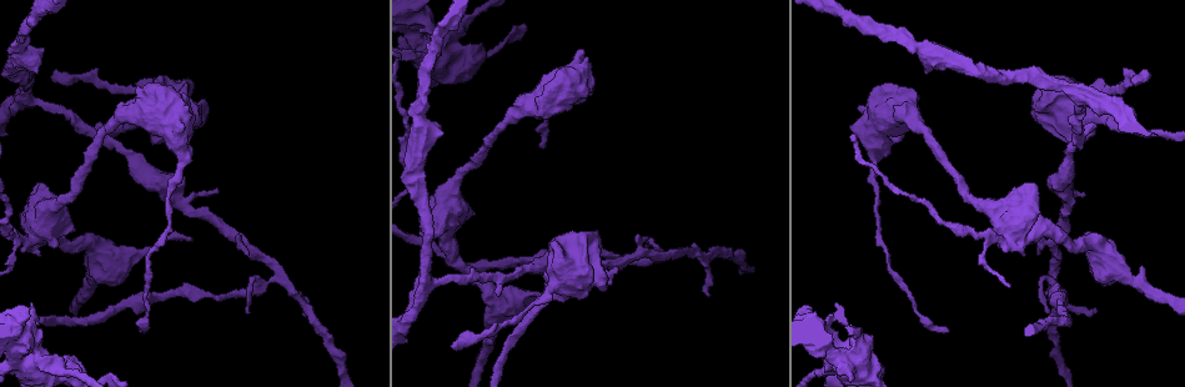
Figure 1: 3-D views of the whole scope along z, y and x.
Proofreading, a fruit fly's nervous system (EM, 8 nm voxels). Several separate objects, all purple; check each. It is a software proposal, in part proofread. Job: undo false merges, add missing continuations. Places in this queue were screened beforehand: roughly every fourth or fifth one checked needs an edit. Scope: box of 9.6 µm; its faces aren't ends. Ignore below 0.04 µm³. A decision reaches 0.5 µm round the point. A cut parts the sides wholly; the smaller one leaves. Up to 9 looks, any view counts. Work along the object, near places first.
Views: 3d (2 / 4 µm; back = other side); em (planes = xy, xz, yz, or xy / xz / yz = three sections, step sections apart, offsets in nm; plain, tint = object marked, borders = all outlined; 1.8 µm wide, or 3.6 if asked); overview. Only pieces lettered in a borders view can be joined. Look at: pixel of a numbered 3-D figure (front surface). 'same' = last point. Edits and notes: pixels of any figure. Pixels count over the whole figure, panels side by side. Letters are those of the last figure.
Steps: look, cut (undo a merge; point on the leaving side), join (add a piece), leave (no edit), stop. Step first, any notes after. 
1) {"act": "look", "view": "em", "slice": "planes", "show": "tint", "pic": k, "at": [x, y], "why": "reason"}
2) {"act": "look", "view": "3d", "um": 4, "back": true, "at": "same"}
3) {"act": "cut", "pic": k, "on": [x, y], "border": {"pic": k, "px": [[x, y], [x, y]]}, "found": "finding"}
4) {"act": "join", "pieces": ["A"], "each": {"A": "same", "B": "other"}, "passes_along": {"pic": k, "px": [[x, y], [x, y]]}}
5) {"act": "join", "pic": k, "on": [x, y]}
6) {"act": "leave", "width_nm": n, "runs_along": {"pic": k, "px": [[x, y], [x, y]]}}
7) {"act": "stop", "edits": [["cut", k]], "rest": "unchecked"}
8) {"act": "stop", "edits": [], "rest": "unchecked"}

{"act": "look", "view": "em", "slice": "planes", "show": "borders", "pic": 1, "at": [618, 270], "why": "an open end"}

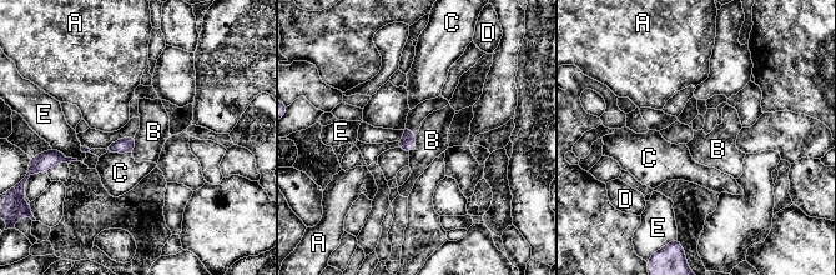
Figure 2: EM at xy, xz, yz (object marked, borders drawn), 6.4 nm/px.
{"act": "leave", "each": {"A": "other", "B": "other", "C": "other", "D": "other", "E": "other"}, "border": {"pic": 2, "px": [[135, 135], [135, 148], [131, 153]]}, "found": "none of them fits"}

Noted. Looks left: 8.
{"act": "look", "view": "em", "slice": "xz", "step": 16, "show": "borders", "pic": 1, "at": [603, 291], "why": "stops while still wide"}

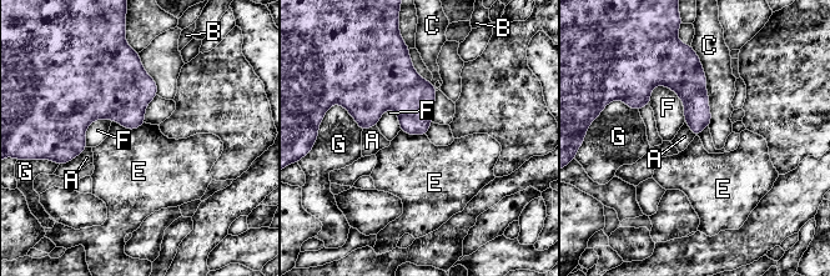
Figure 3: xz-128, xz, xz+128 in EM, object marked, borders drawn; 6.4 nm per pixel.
{"act": "leave", "each": {"A": "other", "B": "other", "C": "other", "E": "other", "F": "other", "G": "other"}, "border": {"pic": 3, "px": [[112, 120], [129, 129], [145, 123]]}, "found": "none of them fits"}

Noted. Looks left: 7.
{"act": "look", "view": "em", "um": 3.6, "slice": "planes", "show": "tint", "pic": 1, "at": [513, 261], "why": "narrows sharply"}

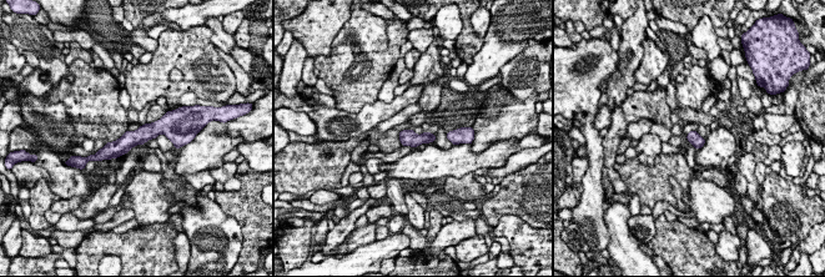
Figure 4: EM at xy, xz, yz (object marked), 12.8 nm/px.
{"act": "look", "view": "em", "um": 3.6, "slice": "planes", "show": "borders", "at": "same", "why": "what lies round it"}

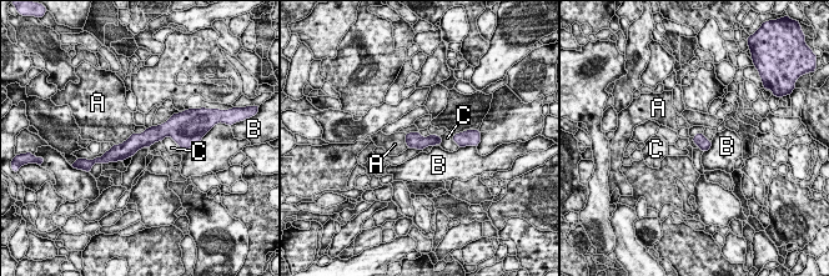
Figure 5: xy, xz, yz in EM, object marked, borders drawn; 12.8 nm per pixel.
{"act": "leave", "each": {"A": "other", "B": "other", "C": "other"}, "found": "continuous, no second neuron"}

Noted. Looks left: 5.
{"act": "look", "view": "3d", "um": 4, "pic": 1, "at": [427, 281]}

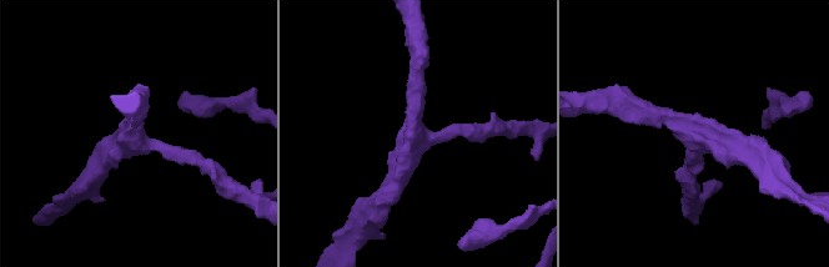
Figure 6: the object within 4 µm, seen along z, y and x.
{"act": "look", "view": "em", "slice": "yz", "step": 16, "show": "tint", "pic": 6, "at": [141, 139], "arms": 3, "arm_widths_nm": [190, 220, 260]}

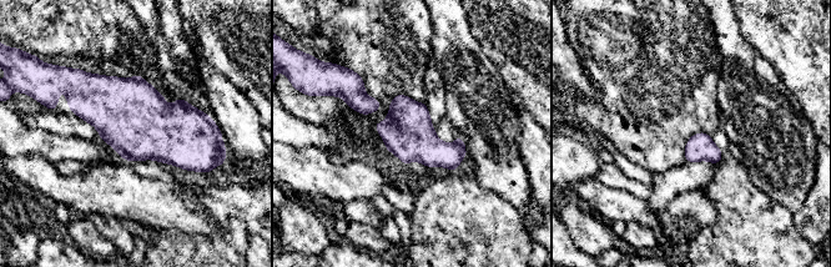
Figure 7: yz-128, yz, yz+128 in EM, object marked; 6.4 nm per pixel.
{"act": "look", "view": "em", "slice": "planes", "show": "borders", "at": "same", "why": "another direction"}

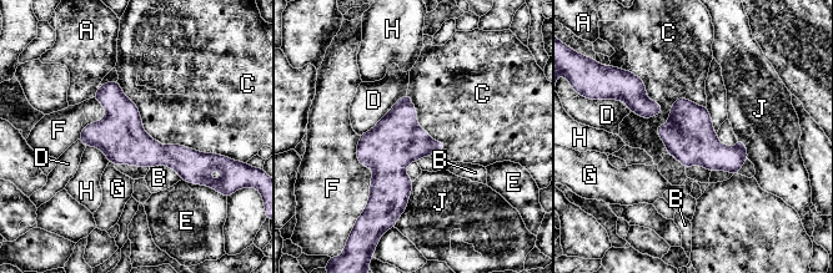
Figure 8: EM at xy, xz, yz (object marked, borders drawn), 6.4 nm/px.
{"act": "leave", "width_nm": 320, "each": {"A": "other", "B": "other", "C": "other", "D": "other", "E": "other", "F": "other", "G": "other", "H": "other", "J": "other"}, "runs_along": {"pic": 8, "px": [[84, 134], [206, 156]]}, "found": "continuous, no second neuron"}

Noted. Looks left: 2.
{"act": "stop", "edits": [], "rest": "unchecked"}

